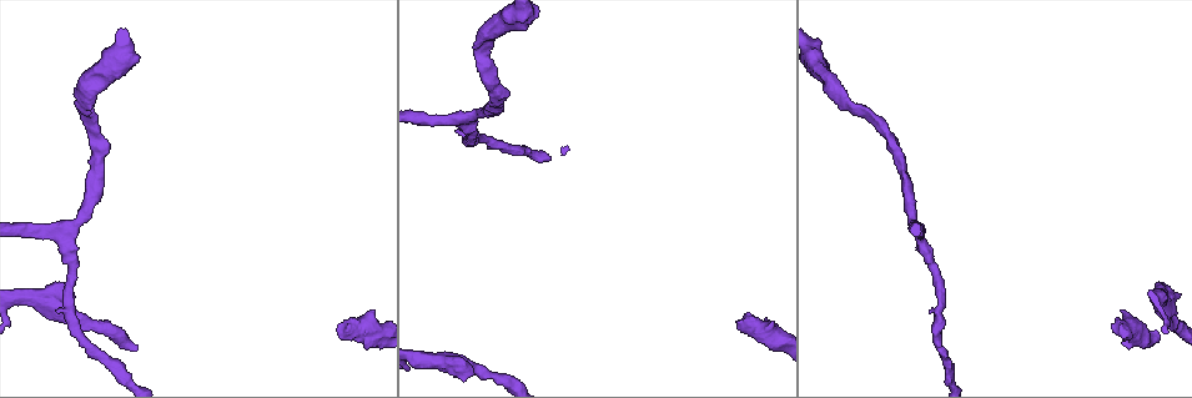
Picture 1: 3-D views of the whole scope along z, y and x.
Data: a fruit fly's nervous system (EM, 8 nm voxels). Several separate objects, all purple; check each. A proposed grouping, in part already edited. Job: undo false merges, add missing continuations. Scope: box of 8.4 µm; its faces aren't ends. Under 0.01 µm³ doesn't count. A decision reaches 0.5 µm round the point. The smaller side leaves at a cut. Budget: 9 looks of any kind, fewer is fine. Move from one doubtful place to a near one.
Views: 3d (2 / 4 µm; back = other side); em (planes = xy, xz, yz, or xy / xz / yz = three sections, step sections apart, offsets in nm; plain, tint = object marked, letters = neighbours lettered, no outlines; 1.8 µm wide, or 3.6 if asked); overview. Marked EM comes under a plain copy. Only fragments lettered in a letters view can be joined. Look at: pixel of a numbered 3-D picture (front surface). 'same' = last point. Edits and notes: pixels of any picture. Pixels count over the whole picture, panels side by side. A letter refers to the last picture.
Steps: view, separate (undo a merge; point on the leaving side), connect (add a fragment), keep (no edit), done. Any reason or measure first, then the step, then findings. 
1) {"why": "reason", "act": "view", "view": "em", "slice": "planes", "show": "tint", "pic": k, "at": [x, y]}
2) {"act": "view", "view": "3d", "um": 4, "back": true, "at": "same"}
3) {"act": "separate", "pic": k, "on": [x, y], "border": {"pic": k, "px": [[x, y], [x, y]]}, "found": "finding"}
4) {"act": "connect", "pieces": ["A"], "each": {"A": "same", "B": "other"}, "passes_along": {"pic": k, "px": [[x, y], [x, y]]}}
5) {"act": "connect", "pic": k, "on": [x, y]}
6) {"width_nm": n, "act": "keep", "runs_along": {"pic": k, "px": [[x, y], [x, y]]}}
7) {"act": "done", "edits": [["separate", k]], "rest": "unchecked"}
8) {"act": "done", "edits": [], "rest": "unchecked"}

{"why": "thick turns thin", "act": "view", "view": "em", "slice": "xy", "step": 16, "show": "letters", "pic": 1, "at": [494, 30]}

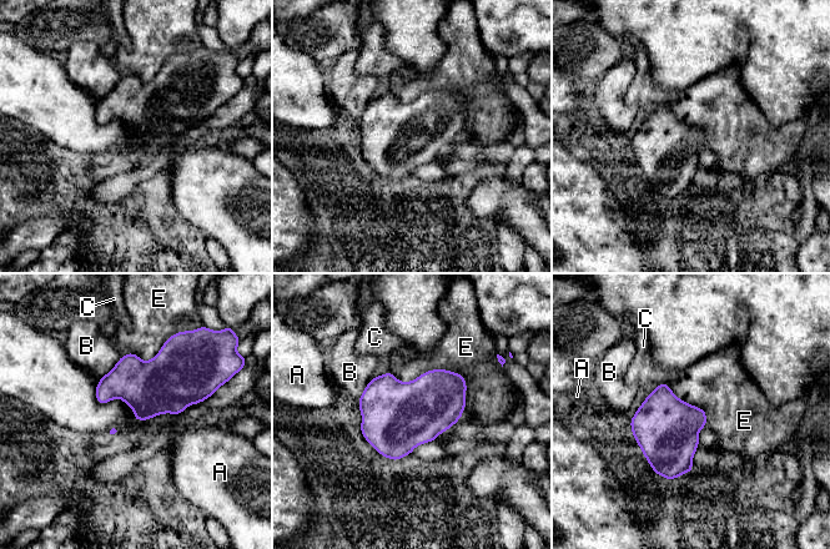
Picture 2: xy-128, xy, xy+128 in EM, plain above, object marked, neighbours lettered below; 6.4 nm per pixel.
{"why": "cut it another way", "act": "view", "view": "em", "slice": "xz", "step": 4, "show": "letters", "at": "same"}

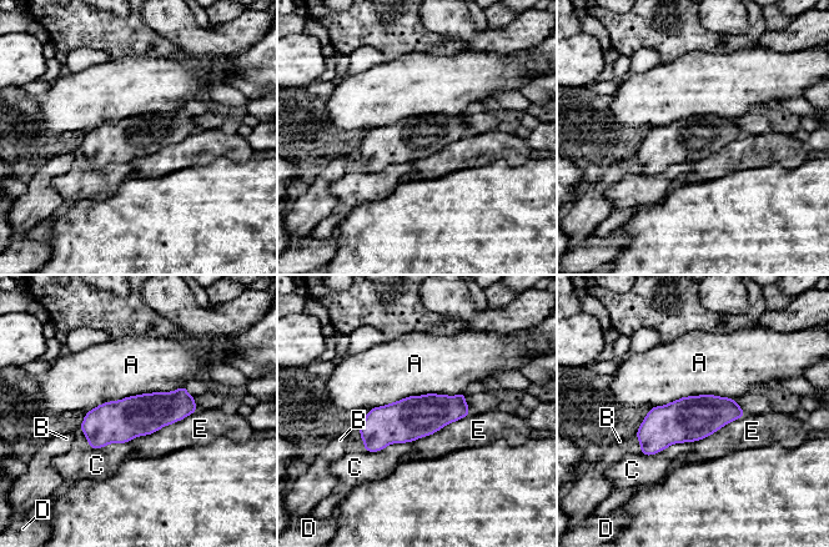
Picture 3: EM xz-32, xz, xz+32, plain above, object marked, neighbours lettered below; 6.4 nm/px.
{"width_nm": 280, "longest_contact_nm": ["A", 650], "act": "keep", "each": {"A": "other", "B": "other", "C": "other", "D": "other", "E": "other"}, "found": "one cell here"}

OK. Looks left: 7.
{"why": "three-way junction", "act": "view", "view": "3d", "um": 4, "pic": 1, "at": [73, 227]}

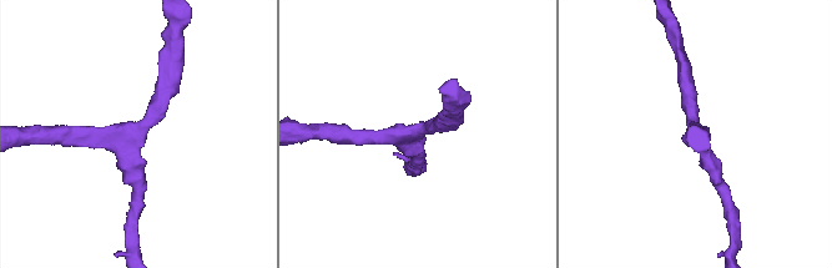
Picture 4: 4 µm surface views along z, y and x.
{"act": "view", "view": "em", "slice": "xz", "step": 4, "show": "letters", "pic": 4, "at": [136, 134]}

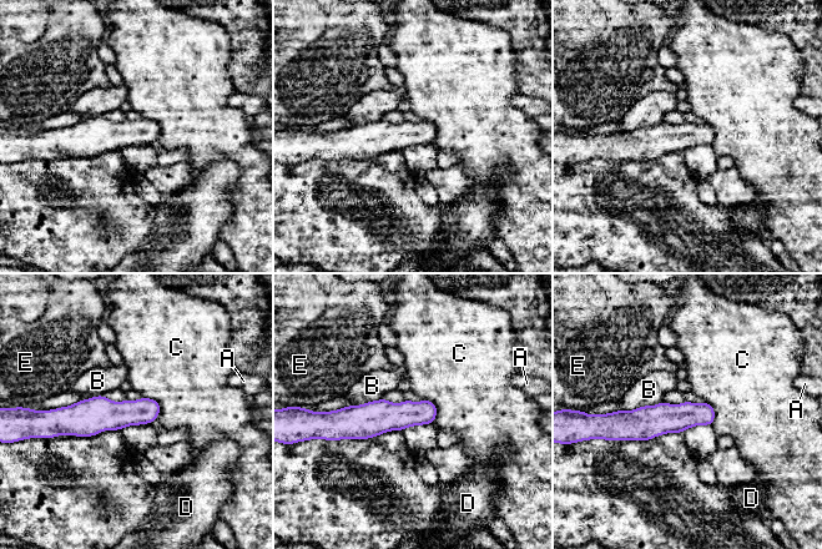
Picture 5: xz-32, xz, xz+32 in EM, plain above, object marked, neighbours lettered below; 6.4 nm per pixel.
{"longest_contact_nm": ["B", 300], "act": "keep", "each": {"A": "other", "B": "other", "C": "other", "D": "other", "E": "other"}, "found": "all the same cell"}

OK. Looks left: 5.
{"why": "thick turns thin", "act": "view", "view": "3d", "um": 2, "back": true, "pic": 1, "at": [467, 369]}

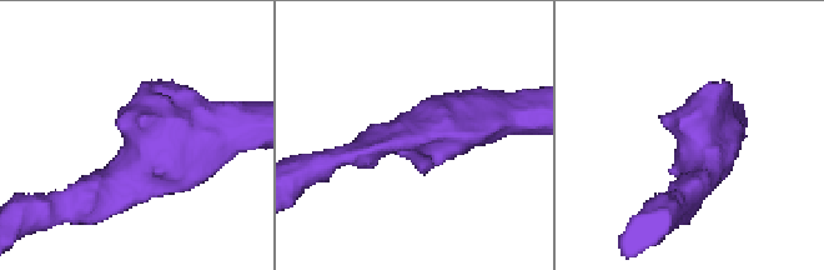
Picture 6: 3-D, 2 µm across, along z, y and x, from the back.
{"arm_widths_nm": [200, 300], "act": "view", "view": "em", "slice": "planes", "show": "letters", "pic": 6, "at": [134, 177]}

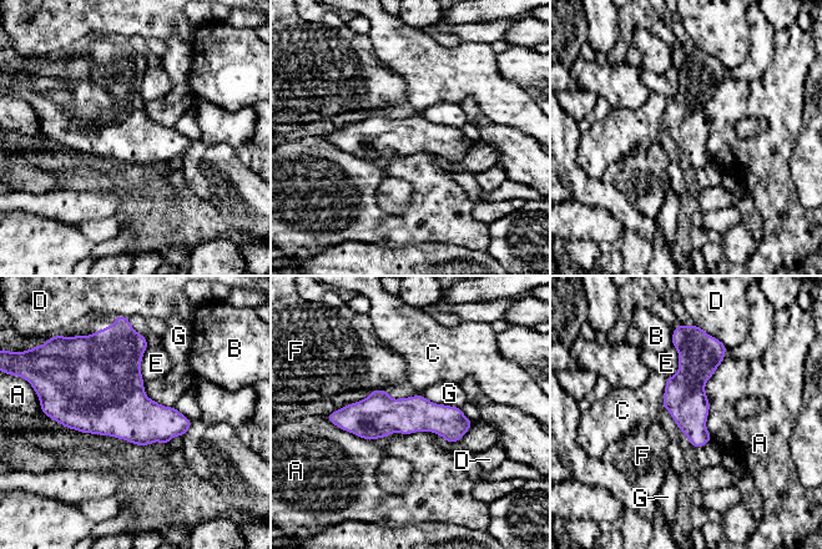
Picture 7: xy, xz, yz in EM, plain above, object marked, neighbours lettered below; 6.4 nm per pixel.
{"act": "keep", "each": {"A": "other", "B": "other", "C": "other", "D": "other", "E": "other", "F": "other", "G": "other"}, "runs_along": {"pic": 7, "px": [[336, 421], [439, 418], [468, 423]]}, "found": "continuous, no second cell"}

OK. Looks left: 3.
{"act": "view", "view": "3d", "um": 2, "pic": 1, "at": [1121, 324]}

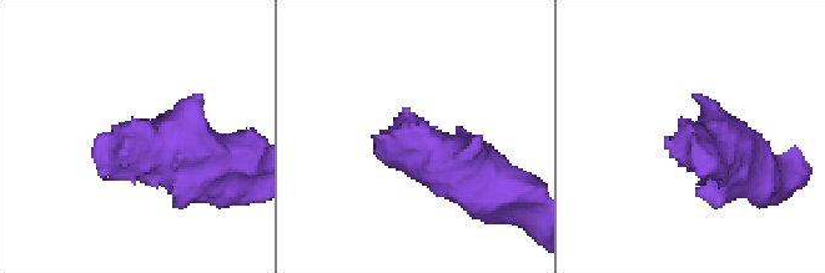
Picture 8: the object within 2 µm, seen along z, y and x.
{"why": "need the tissue", "act": "view", "view": "em", "slice": "planes", "show": "letters", "pic": 8, "at": [691, 140]}

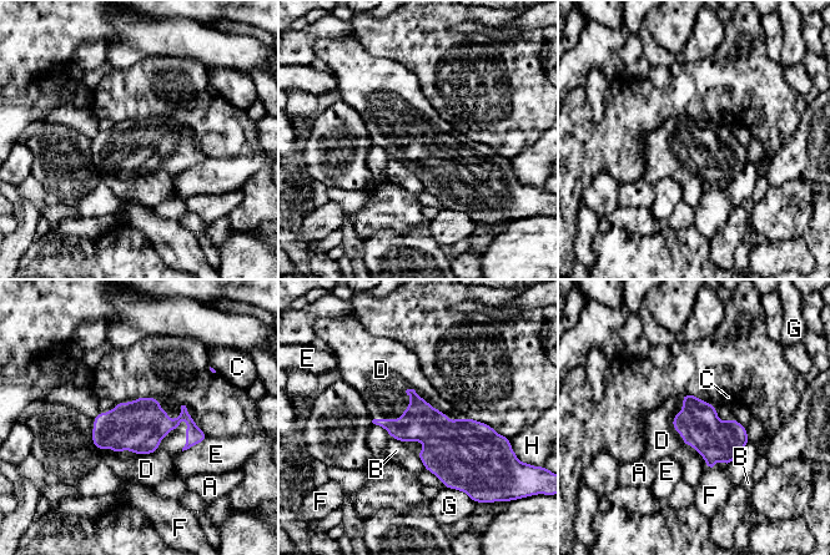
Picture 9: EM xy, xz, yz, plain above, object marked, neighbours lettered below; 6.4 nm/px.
{"act": "connect", "pieces": ["D"], "each": {"A": "other", "B": "other", "C": "other", "D": "same", "E": "other", "F": "other", "G": "other", "H": "other"}, "found": "the cell continues"}

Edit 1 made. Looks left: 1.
{"act": "done", "edits": [["connect", 9]], "rest": "unchecked"}

